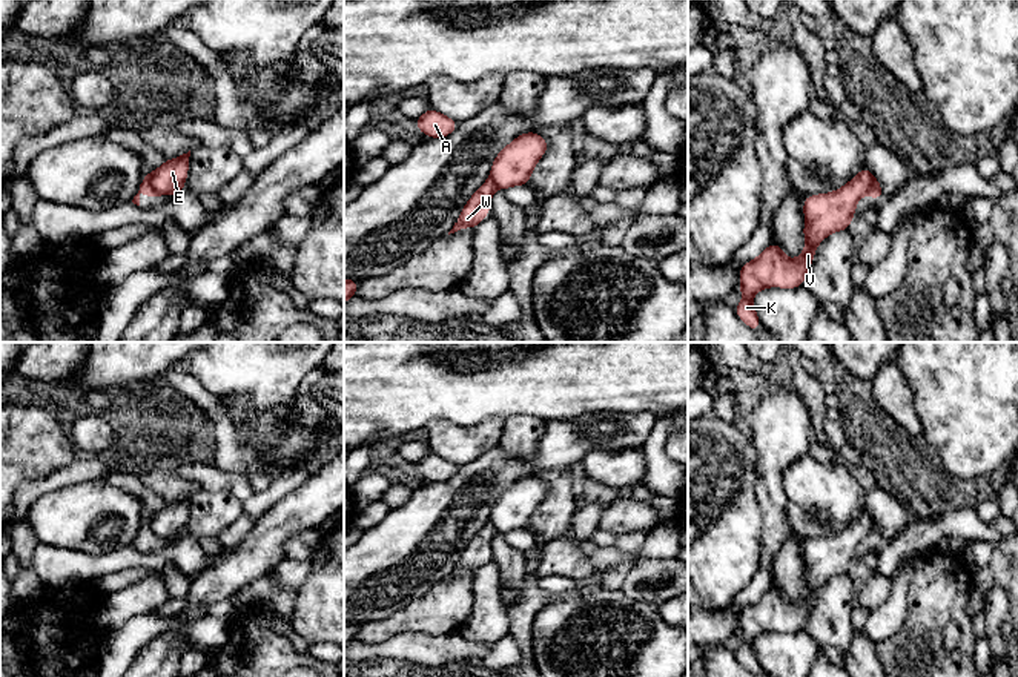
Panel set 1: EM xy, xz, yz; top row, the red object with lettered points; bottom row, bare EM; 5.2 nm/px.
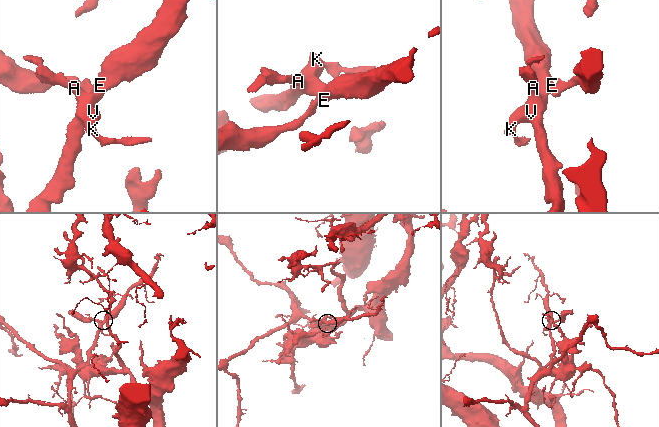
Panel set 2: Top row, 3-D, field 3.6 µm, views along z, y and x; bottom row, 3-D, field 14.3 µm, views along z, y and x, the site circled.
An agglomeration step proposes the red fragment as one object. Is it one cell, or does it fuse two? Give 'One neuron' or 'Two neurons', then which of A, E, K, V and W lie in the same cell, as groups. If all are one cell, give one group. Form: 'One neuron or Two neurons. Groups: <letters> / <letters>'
Two neurons. Groups: A E K V / W

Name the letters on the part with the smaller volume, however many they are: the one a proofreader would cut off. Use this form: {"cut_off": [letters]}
{"cut_off": ["W"]}

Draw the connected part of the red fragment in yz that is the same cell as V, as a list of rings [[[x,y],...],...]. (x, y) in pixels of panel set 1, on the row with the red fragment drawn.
[[[863,166],[843,187],[805,196],[805,249],[797,259],[789,259],[774,241],[752,261],[740,266],[739,289],[743,299],[734,307],[735,315],[752,330],[762,324],[752,304],[757,292],[768,287],[797,289],[809,273],[815,249],[831,233],[848,230],[860,198],[875,183],[874,173]]]

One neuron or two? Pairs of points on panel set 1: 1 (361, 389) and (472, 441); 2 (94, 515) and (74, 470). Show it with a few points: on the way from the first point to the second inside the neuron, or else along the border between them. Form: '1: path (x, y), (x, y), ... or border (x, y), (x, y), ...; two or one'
1: border (426, 426), (435, 421), (450, 421), (467, 427); two
2: border (105, 476), (74, 482), (46, 495); two

